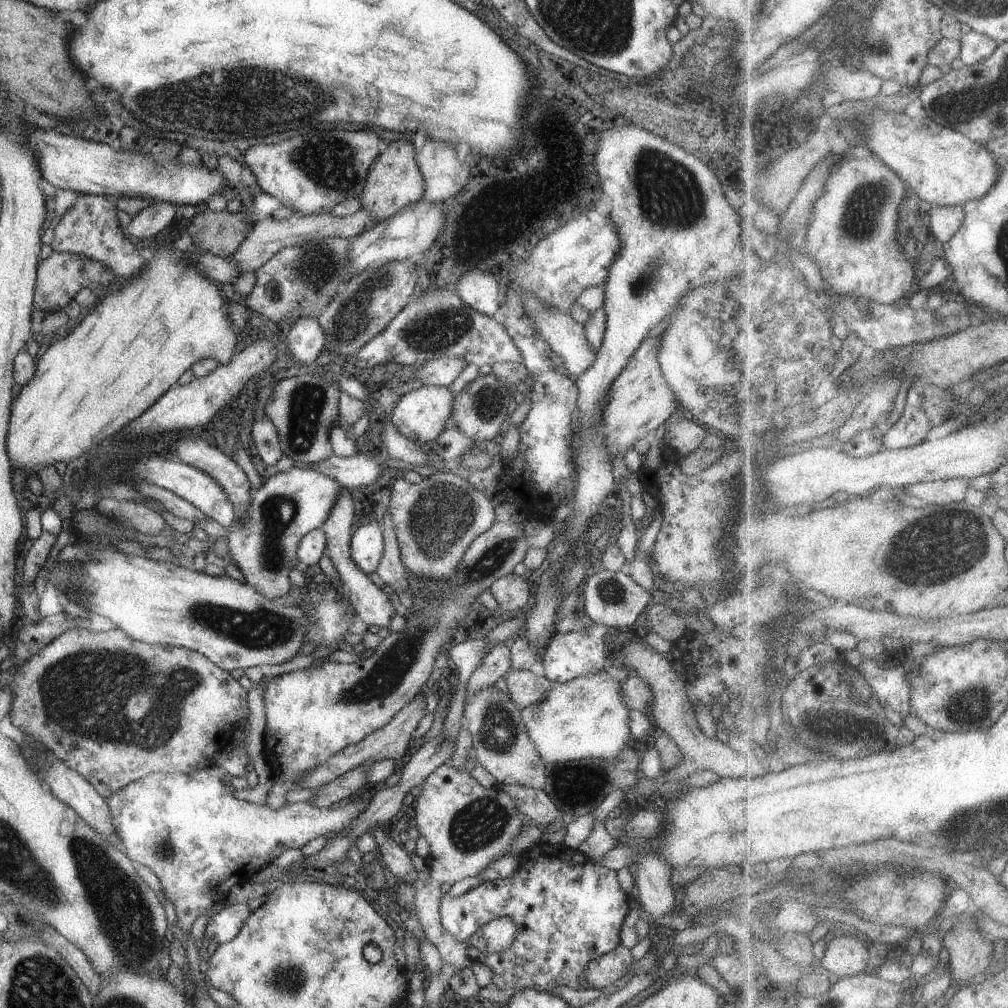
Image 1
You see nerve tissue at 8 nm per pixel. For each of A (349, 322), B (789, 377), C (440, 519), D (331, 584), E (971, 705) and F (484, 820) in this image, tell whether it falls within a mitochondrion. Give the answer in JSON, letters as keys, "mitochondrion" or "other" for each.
{"A":"mitochondrion","B":"mitochondrion","C":"mitochondrion","D":"other","E":"mitochondrion","F":"mitochondrion"}

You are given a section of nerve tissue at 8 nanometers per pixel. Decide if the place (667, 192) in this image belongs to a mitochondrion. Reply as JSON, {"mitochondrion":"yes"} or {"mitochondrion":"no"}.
{"mitochondrion":"yes"}

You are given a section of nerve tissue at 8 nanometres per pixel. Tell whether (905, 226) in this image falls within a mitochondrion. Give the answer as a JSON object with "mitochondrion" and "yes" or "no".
{"mitochondrion":"yes"}

